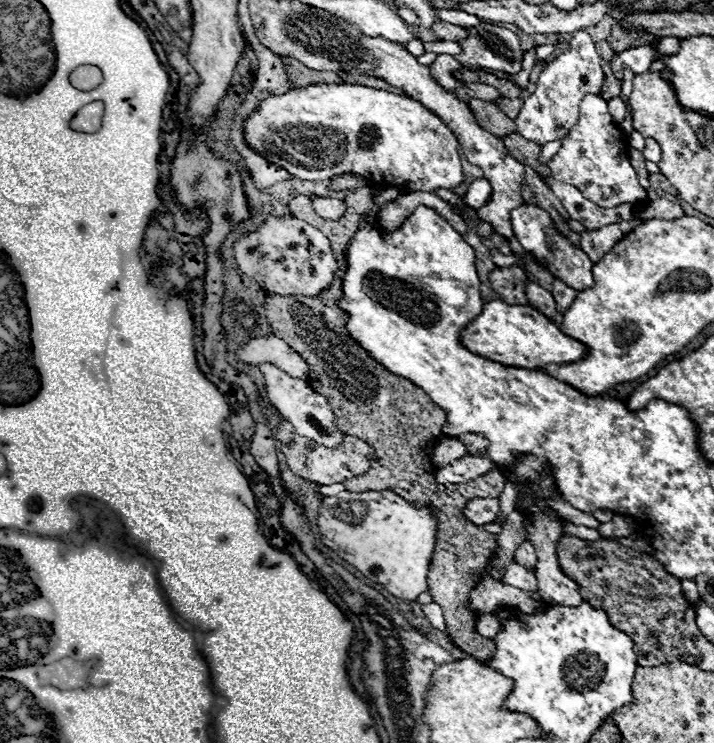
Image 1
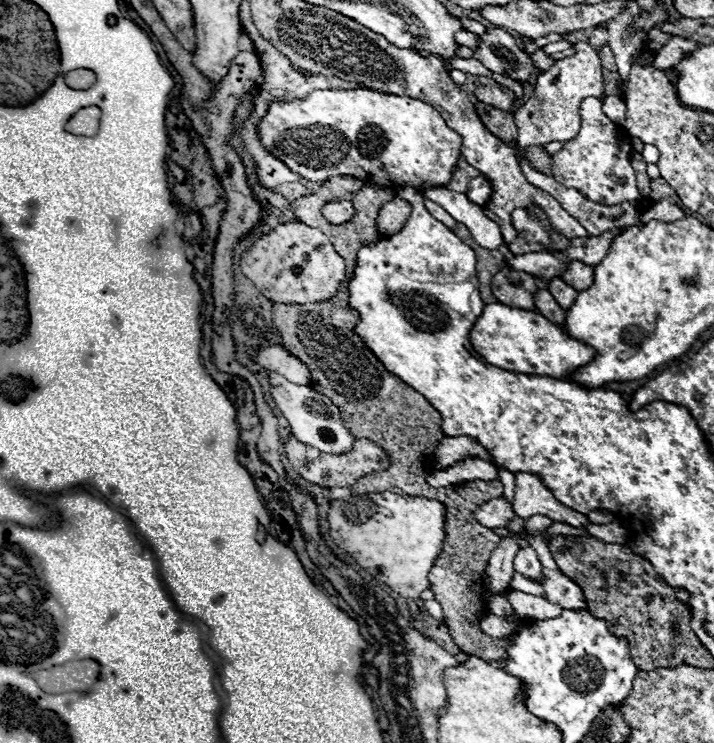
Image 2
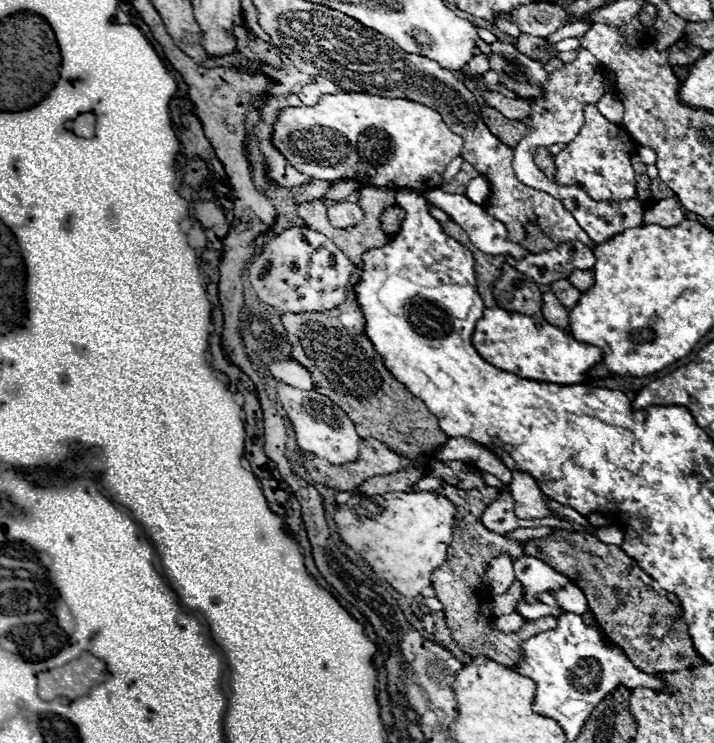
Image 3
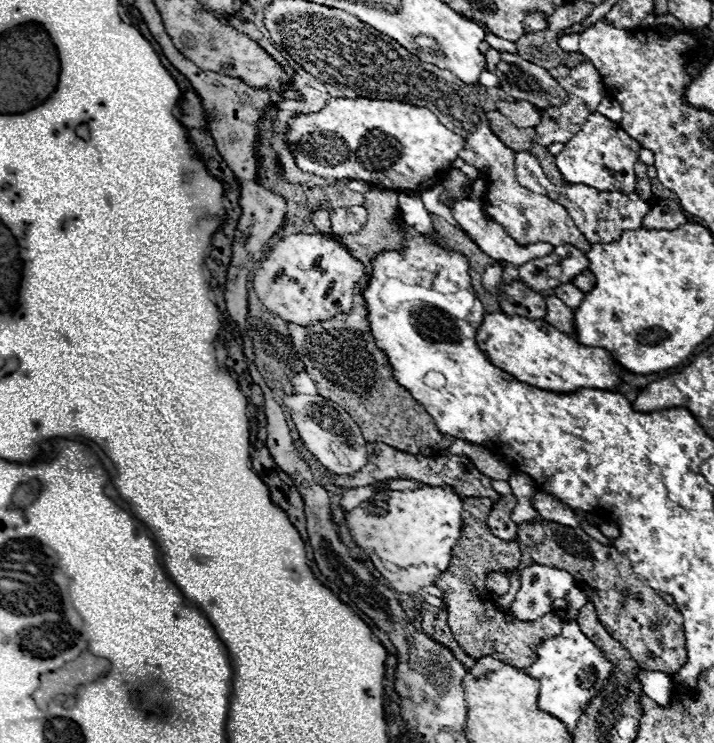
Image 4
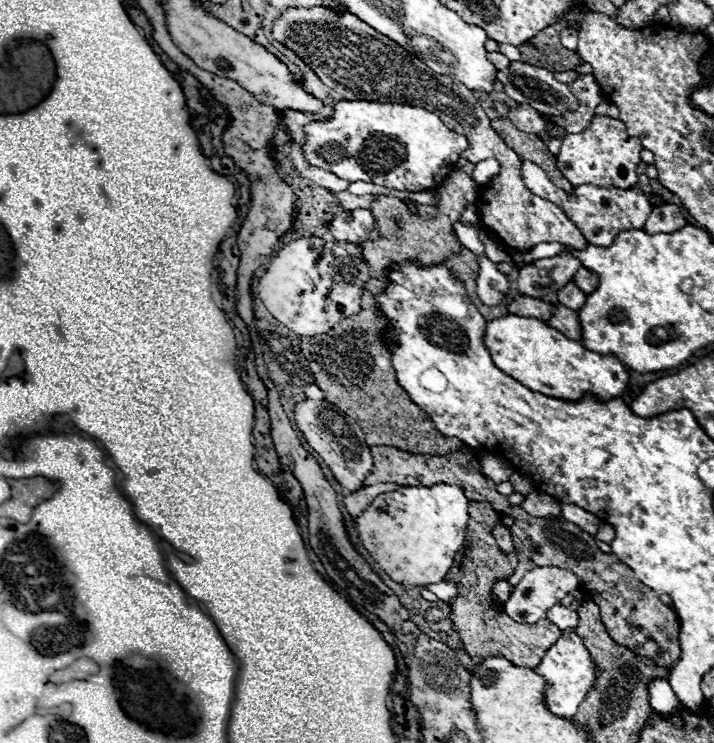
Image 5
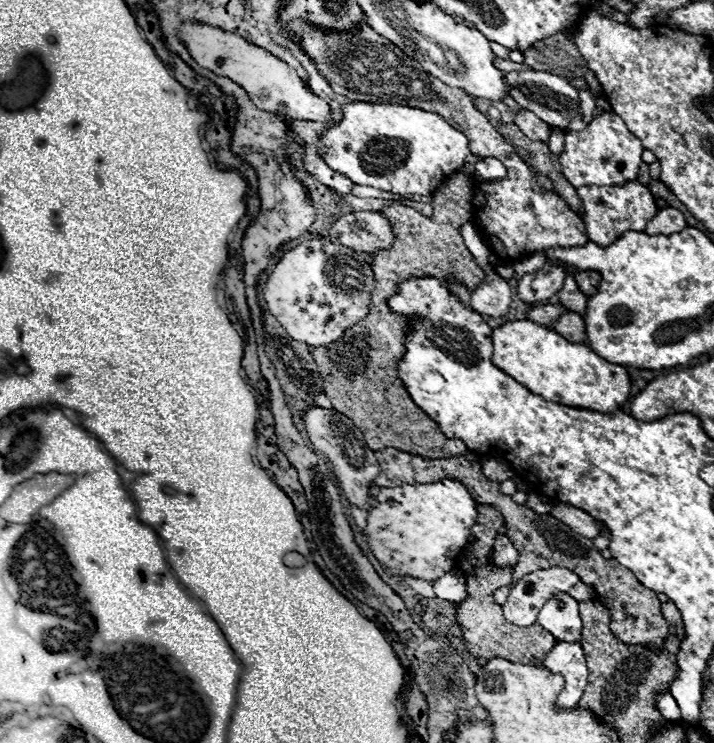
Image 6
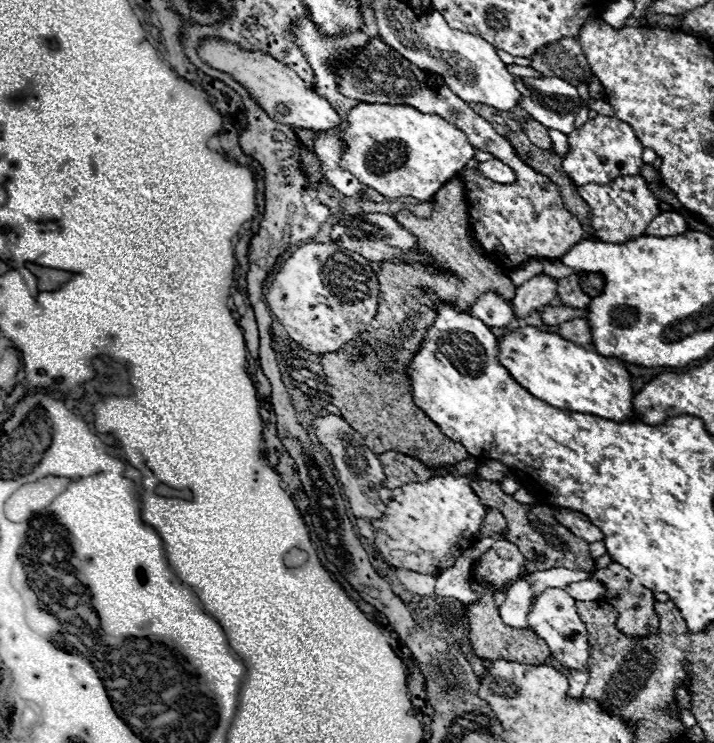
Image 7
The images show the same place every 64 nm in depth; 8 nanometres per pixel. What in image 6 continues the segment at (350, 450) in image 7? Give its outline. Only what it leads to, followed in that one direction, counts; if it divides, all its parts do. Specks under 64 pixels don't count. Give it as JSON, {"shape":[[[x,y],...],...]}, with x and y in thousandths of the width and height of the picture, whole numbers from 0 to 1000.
{"shape":[[[437,546],[434,552],[429,552],[423,565],[426,565],[426,576],[429,576],[429,584],[437,595],[437,600],[459,616],[482,668],[490,676],[496,676],[499,681],[518,686],[527,676],[524,670],[515,670],[515,659],[521,654],[518,646],[527,643],[532,630],[529,630],[524,608],[513,600],[510,584],[501,579],[501,573],[493,565],[487,565],[485,560],[479,560],[479,555],[465,552],[465,549],[448,549],[448,546]]]}

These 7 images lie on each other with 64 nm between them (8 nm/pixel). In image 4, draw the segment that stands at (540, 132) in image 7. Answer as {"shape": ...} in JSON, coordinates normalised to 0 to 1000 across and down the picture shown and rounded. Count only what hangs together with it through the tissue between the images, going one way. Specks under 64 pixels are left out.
{"shape":[[[697,135],[695,143],[725,172],[742,172],[742,170],[748,172],[754,167],[754,159],[756,159],[754,148],[742,137],[737,137],[737,135],[731,135],[731,137]]]}

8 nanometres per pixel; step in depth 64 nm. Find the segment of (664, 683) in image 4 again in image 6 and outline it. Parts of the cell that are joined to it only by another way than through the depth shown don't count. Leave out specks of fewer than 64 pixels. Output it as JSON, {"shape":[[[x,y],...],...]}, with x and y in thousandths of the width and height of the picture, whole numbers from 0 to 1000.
{"shape":[[[930,929],[930,931],[919,934],[919,953],[924,956],[924,961],[927,961],[933,969],[950,969],[950,966],[952,966],[950,945],[947,945],[944,937],[938,934],[938,929]]]}

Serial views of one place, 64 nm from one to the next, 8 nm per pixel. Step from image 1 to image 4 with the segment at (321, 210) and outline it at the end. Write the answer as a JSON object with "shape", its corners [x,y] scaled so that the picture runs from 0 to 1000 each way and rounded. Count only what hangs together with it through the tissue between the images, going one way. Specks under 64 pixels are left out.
{"shape":[[[485,277],[485,280],[468,280],[462,285],[465,310],[473,315],[493,315],[501,312],[513,299],[515,285],[507,277]]]}

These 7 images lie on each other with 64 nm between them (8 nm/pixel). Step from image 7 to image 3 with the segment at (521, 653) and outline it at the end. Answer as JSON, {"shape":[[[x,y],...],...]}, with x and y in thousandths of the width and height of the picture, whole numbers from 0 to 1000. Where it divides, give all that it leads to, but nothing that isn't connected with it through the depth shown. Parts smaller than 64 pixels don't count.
{"shape":[[[658,659],[658,676],[650,676],[647,684],[647,694],[639,692],[639,713],[633,721],[633,729],[627,732],[627,748],[636,751],[625,751],[616,764],[611,764],[602,775],[605,781],[605,791],[611,797],[611,805],[619,810],[622,816],[622,829],[625,829],[625,840],[636,856],[636,864],[647,872],[647,878],[664,883],[683,883],[692,891],[700,891],[706,896],[720,896],[725,891],[728,883],[728,867],[748,856],[751,851],[759,848],[770,848],[779,843],[779,832],[768,829],[759,834],[739,834],[728,848],[714,851],[714,853],[703,853],[703,851],[692,851],[689,848],[689,834],[692,826],[686,821],[686,794],[678,786],[675,775],[686,759],[686,754],[697,746],[697,743],[711,743],[717,748],[717,754],[723,754],[731,746],[731,735],[723,727],[711,727],[700,719],[686,716],[683,711],[678,711],[678,705],[664,694],[672,692],[689,673],[675,668],[669,659]]]}

